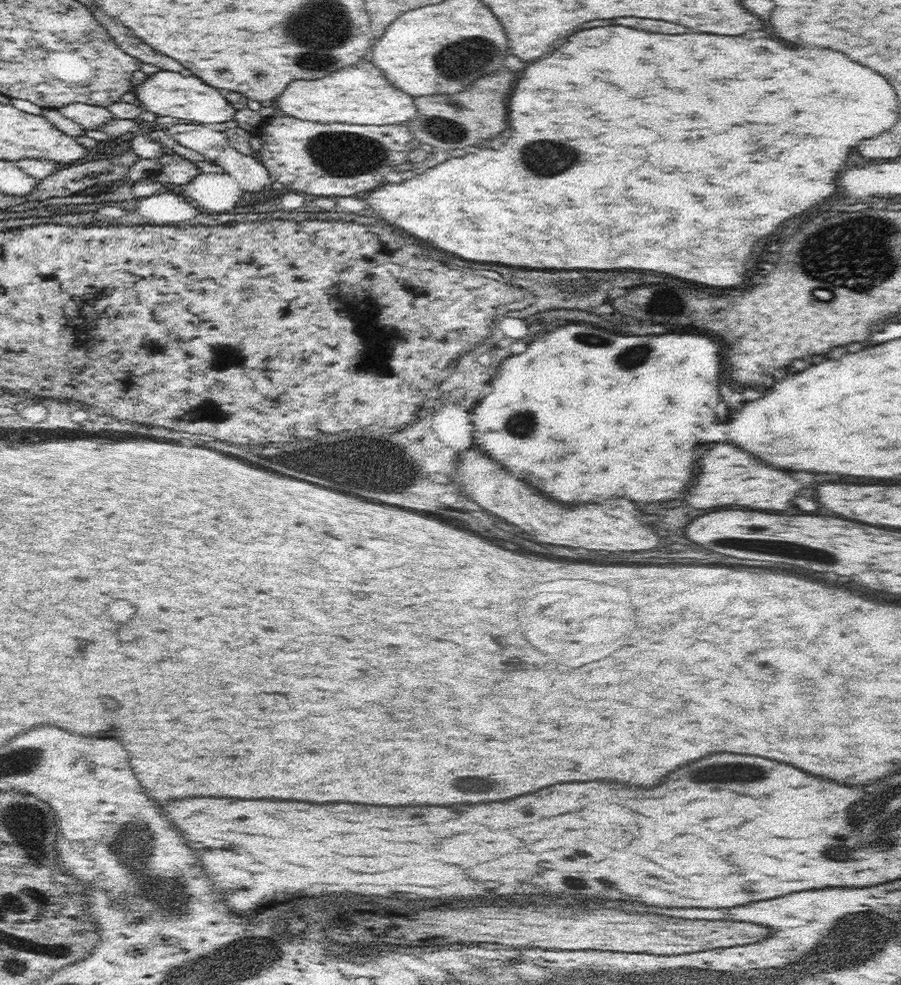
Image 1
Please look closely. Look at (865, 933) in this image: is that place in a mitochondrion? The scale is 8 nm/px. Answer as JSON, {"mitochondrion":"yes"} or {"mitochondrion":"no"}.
{"mitochondrion":"yes"}

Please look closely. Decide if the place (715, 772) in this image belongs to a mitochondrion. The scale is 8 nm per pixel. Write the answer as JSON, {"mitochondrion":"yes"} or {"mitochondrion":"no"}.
{"mitochondrion":"yes"}

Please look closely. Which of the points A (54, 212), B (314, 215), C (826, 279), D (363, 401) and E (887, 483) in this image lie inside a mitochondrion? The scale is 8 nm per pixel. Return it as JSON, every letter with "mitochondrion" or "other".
{"A":"other","B":"other","C":"mitochondrion","D":"other","E":"other"}

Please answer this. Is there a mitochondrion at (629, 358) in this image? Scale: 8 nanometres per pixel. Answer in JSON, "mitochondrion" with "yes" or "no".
{"mitochondrion":"yes"}

